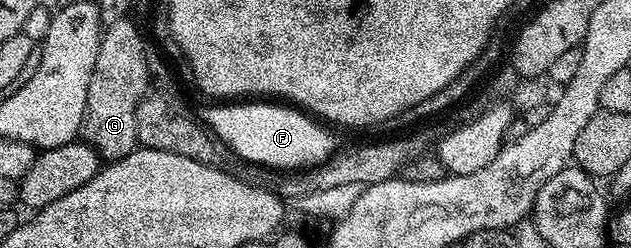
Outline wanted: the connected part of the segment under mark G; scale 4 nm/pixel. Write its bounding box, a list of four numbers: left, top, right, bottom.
[81,17,149,160]

